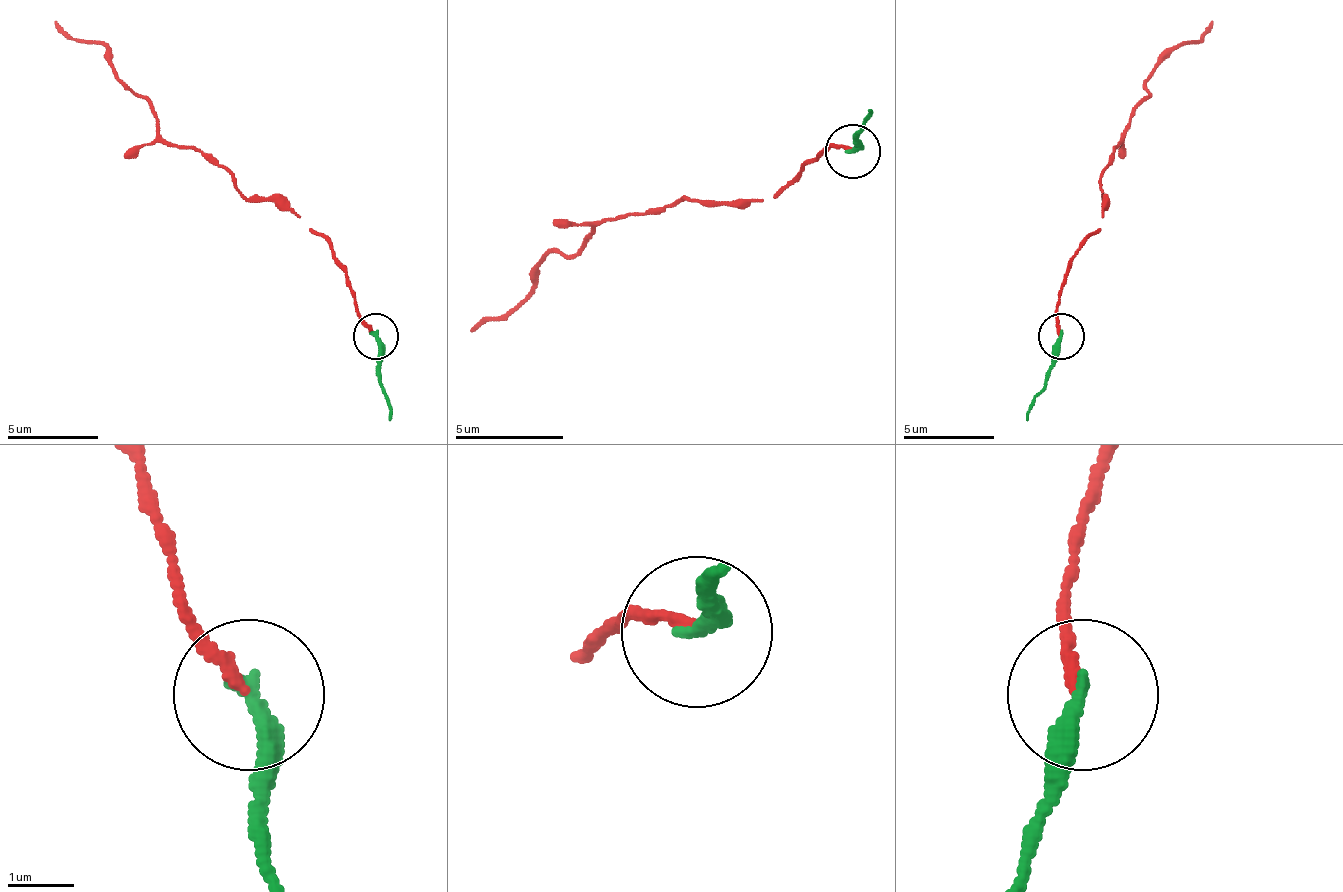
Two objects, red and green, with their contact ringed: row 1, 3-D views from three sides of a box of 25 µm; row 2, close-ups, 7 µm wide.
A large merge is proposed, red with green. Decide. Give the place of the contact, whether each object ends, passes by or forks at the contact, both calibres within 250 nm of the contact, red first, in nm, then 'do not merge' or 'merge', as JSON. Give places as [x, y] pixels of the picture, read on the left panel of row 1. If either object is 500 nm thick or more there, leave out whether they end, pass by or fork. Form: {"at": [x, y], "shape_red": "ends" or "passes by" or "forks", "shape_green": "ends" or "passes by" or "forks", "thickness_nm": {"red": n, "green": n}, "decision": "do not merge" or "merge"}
{"at": [376, 336], "shape_red": "ends", "shape_green": "ends", "thickness_nm": {"red": 150, "green": 300}, "decision": "merge"}

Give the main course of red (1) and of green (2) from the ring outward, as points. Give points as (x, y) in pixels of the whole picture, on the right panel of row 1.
1: (1060, 337), (1056, 301), (1078, 246), (1101, 227), (1101, 173), (1147, 81), (1170, 54), (1202, 40), (1211, 22)
2: (1060, 337), (1046, 387), (1028, 419)

